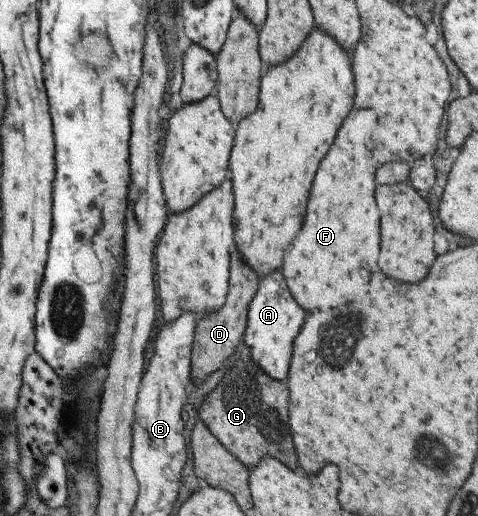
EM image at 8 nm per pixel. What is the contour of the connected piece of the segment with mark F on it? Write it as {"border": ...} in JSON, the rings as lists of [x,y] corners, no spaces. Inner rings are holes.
{"border":[[[349,111],[315,173],[303,227],[283,255],[281,275],[305,311],[325,311],[351,297],[365,297],[369,275],[377,271],[379,213],[373,201],[373,165],[367,161],[371,131],[375,131],[373,111]]]}

